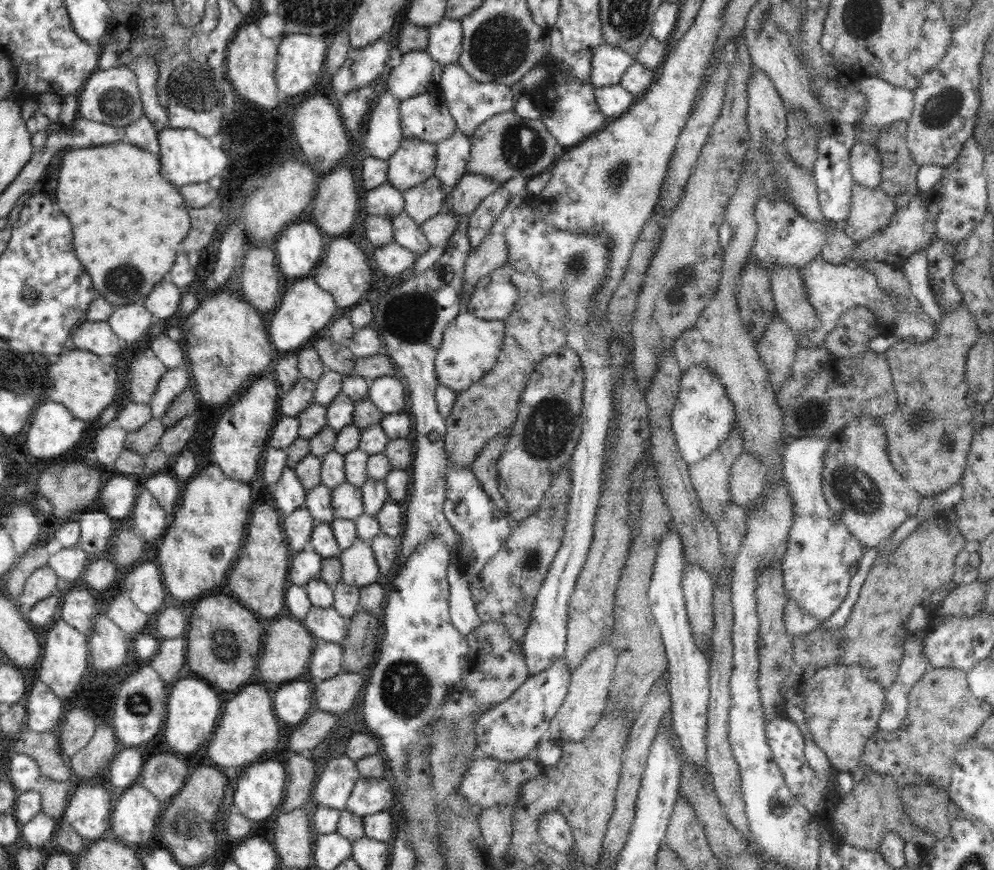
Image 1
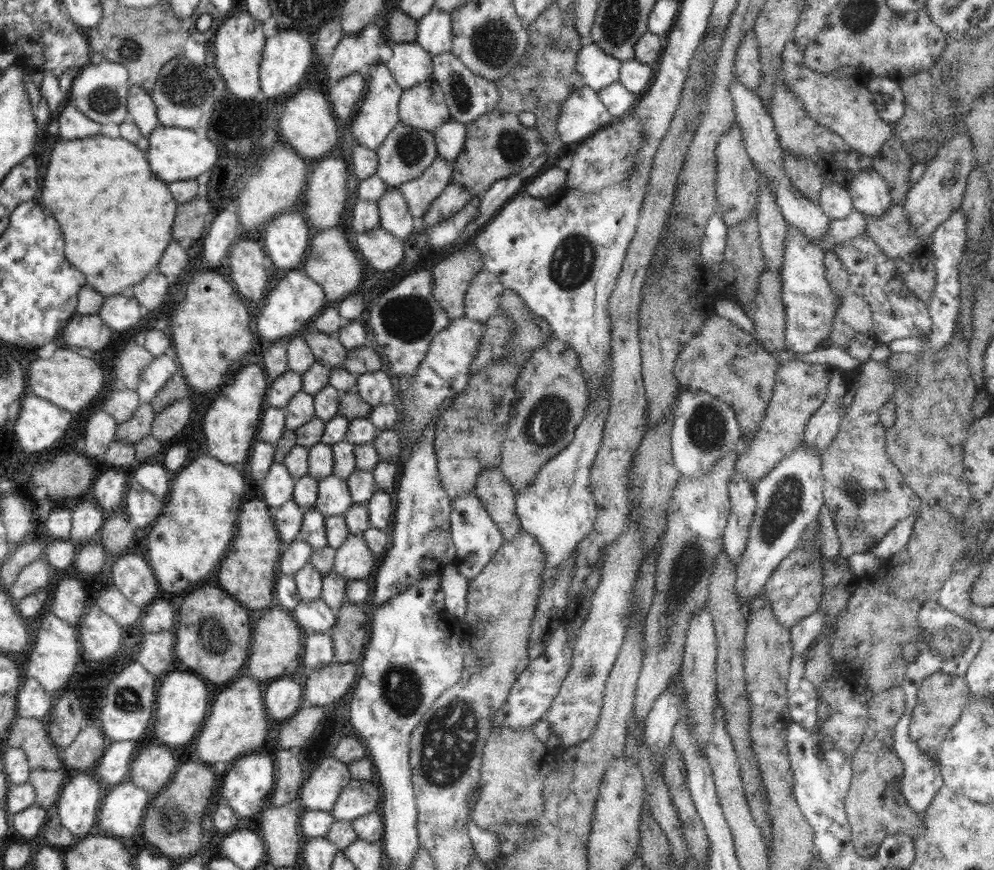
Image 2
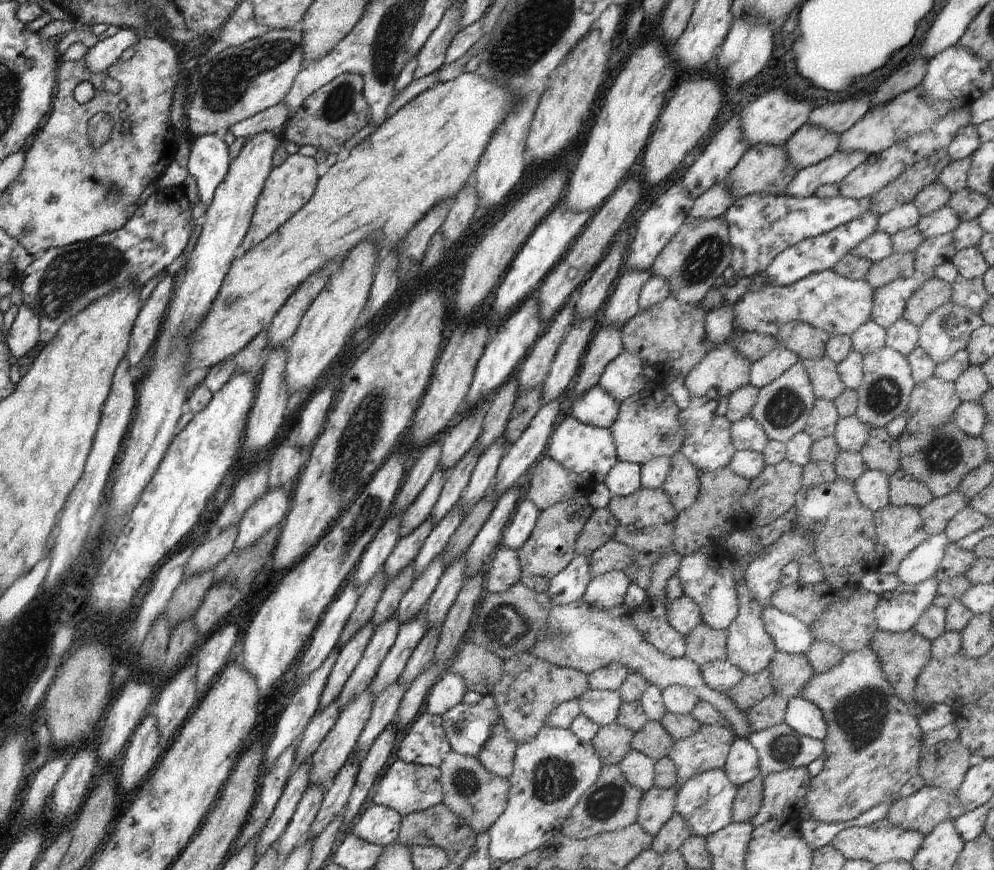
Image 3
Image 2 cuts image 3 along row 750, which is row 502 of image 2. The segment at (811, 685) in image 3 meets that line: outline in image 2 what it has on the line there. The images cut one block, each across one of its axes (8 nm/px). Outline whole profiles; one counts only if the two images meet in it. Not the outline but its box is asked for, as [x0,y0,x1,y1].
[821,359,923,558]

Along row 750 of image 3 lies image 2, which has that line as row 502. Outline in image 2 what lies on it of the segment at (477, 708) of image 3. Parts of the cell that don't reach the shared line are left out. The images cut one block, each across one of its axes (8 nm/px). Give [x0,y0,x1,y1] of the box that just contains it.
[450,492,504,579]

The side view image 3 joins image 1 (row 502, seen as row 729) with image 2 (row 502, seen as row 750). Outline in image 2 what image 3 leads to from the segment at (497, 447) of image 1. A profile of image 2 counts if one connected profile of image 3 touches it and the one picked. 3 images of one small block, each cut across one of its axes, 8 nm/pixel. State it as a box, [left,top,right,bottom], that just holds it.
[473,466,522,540]

